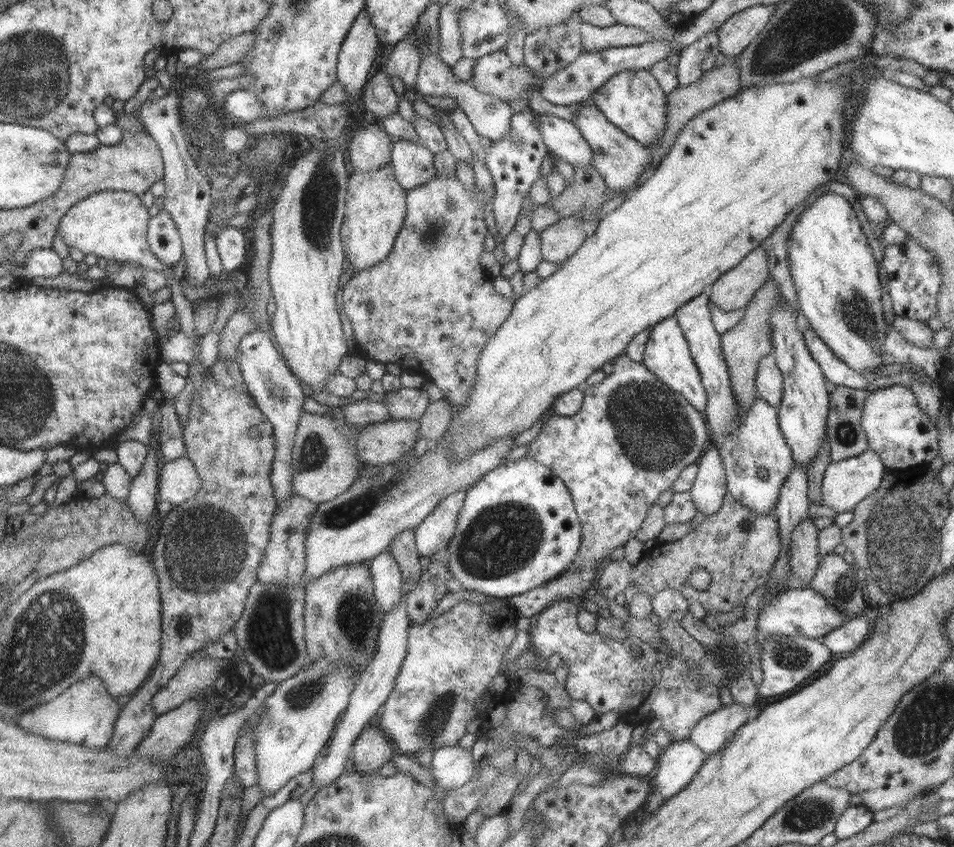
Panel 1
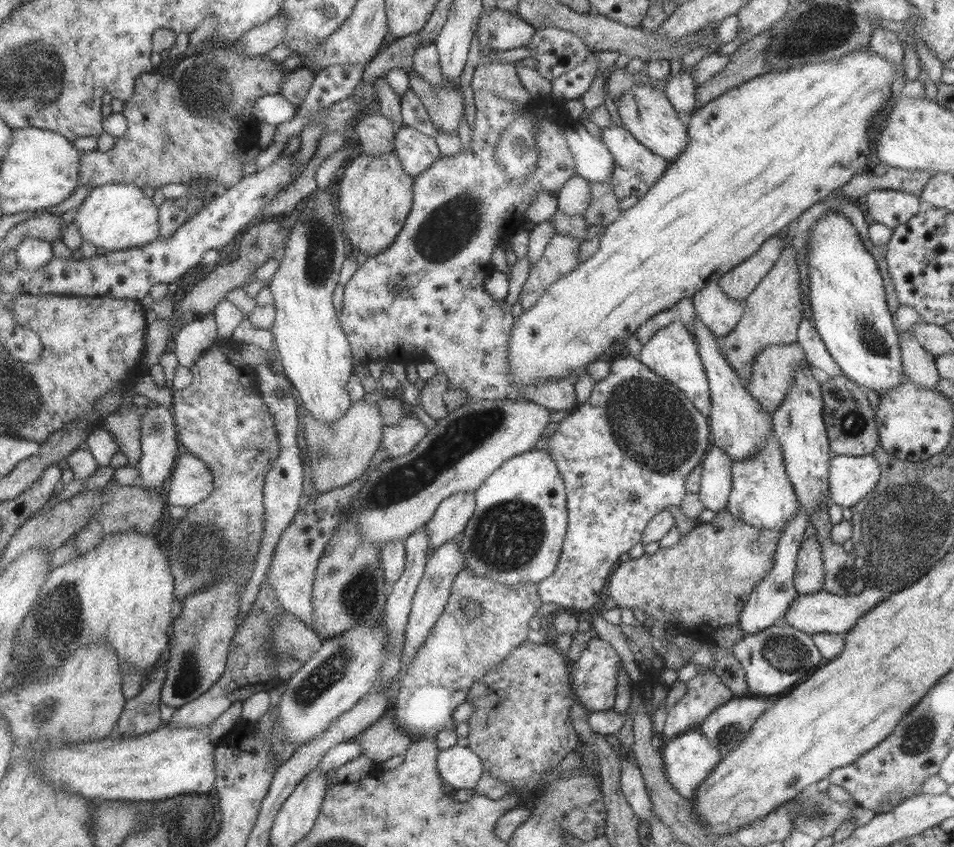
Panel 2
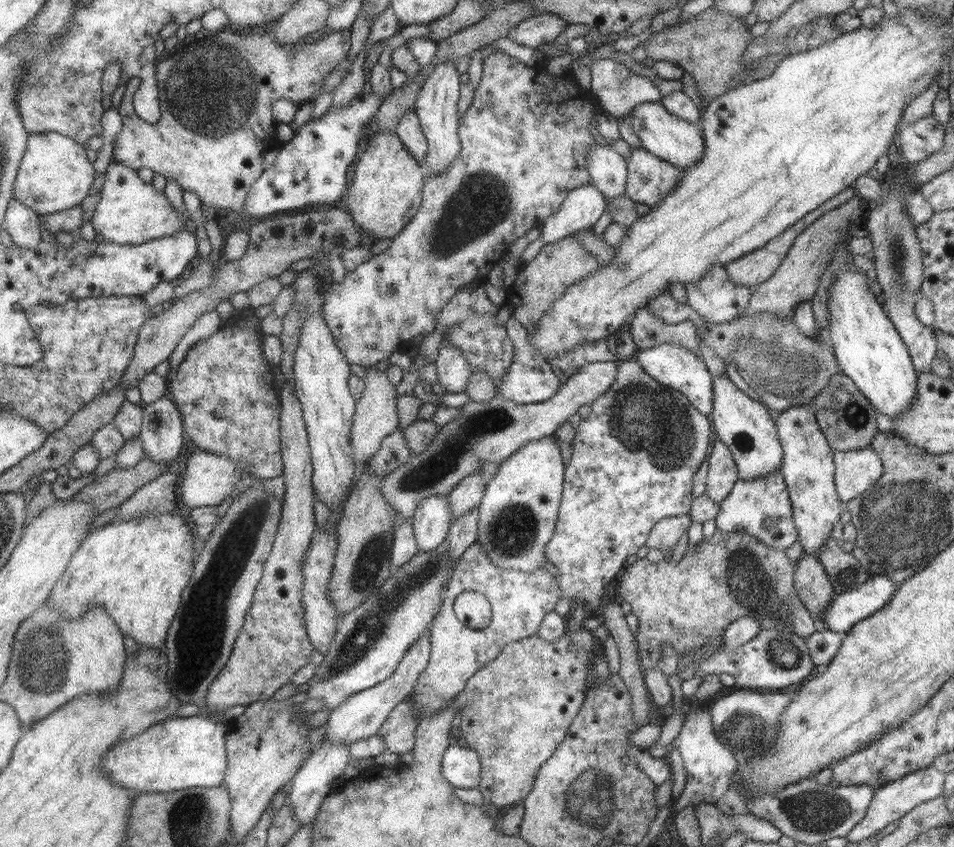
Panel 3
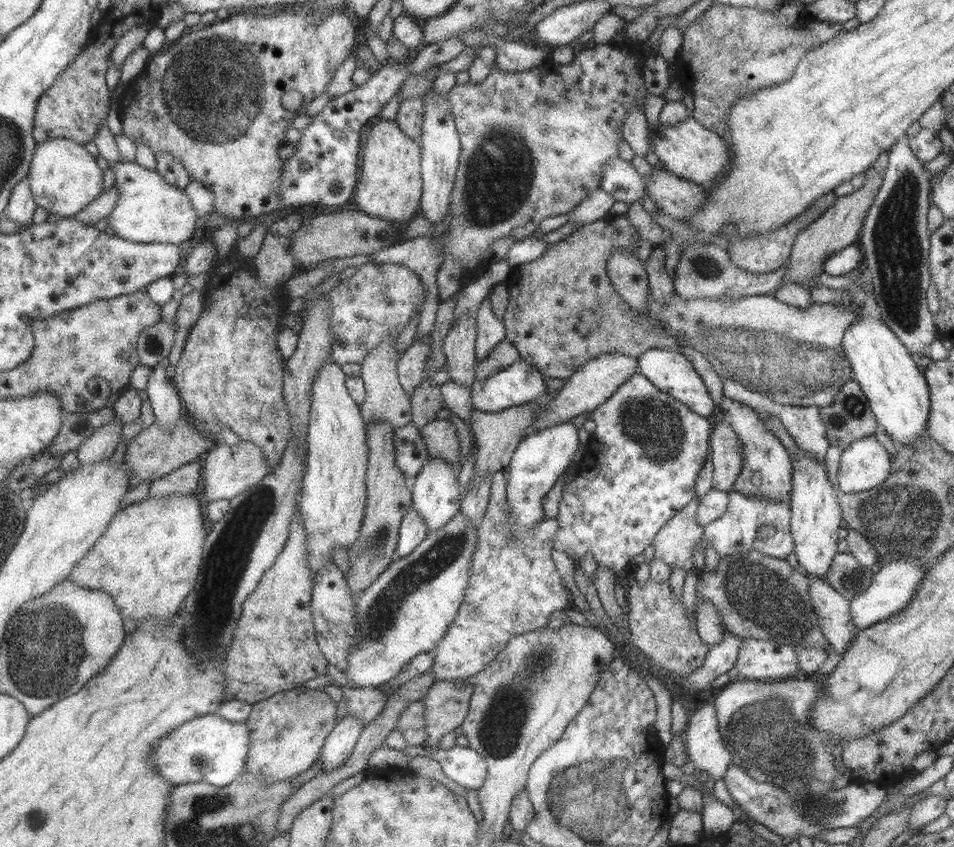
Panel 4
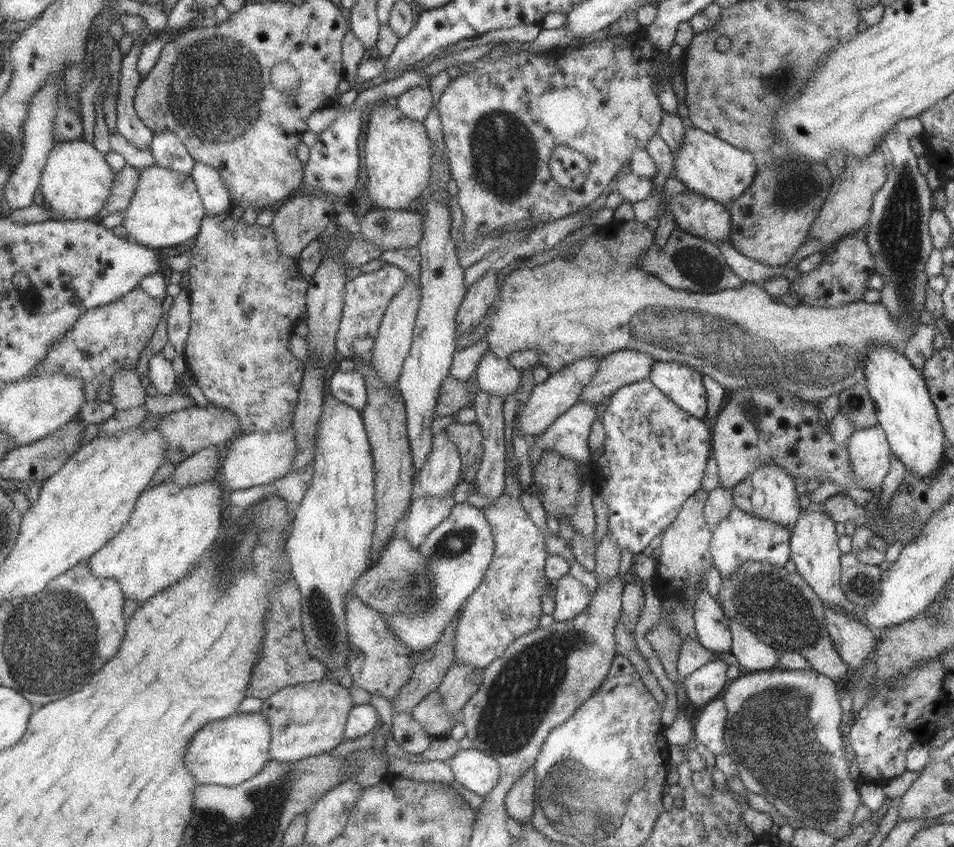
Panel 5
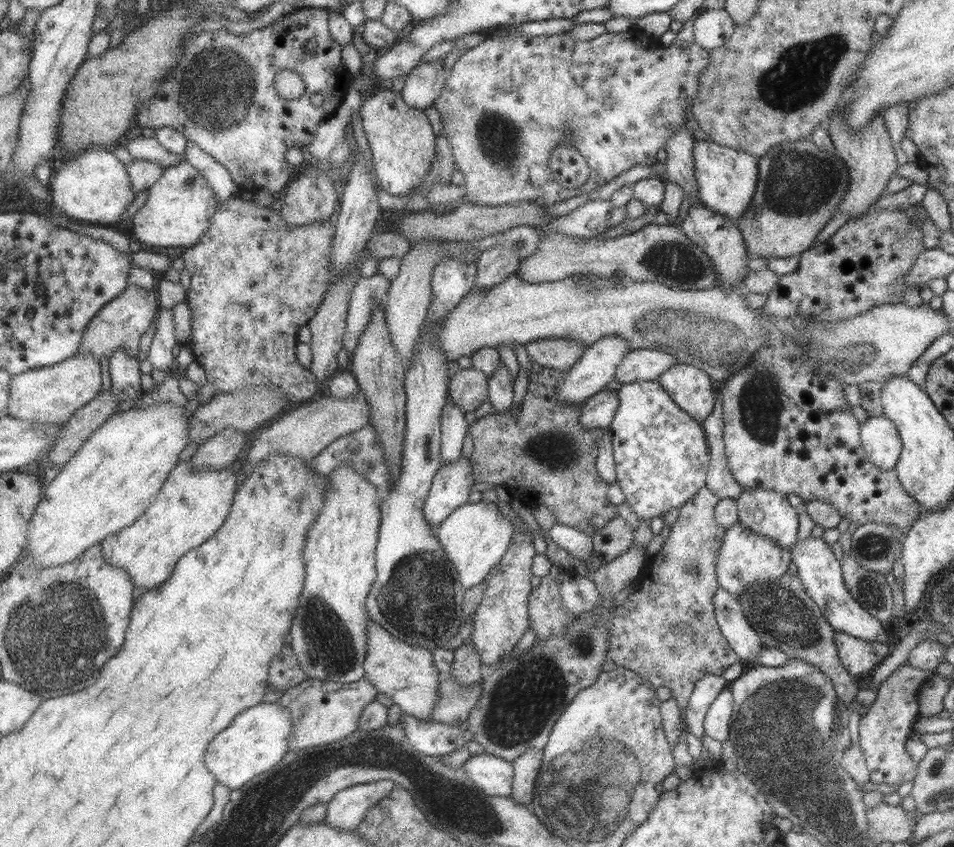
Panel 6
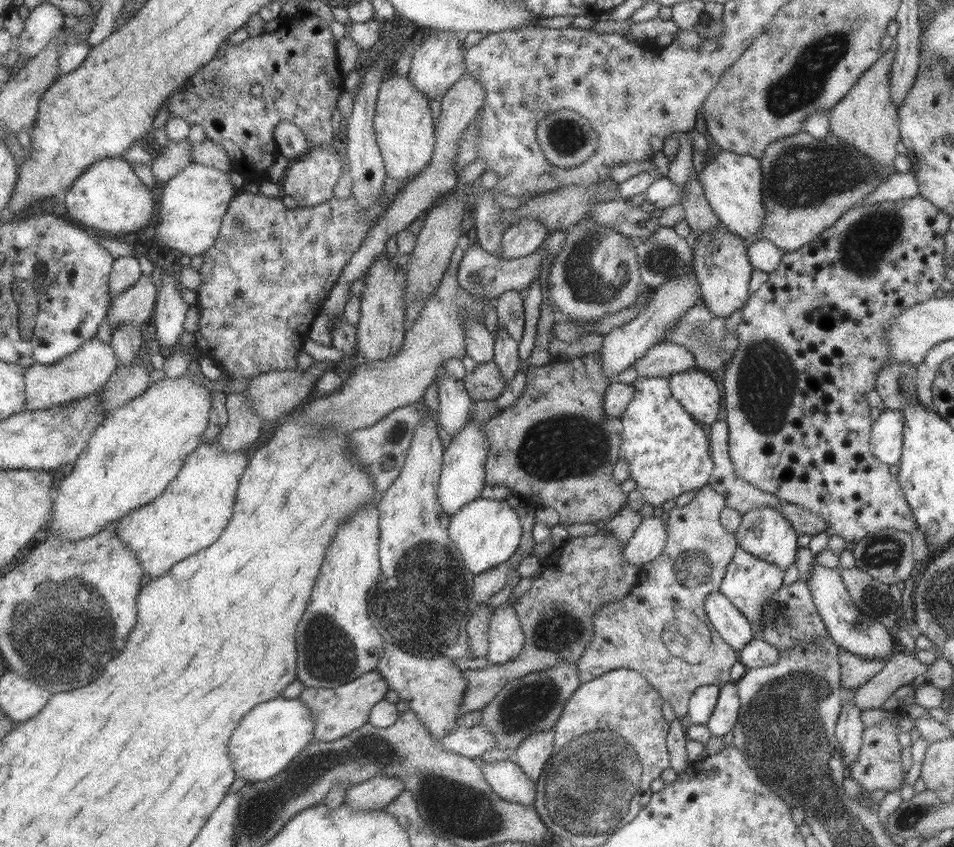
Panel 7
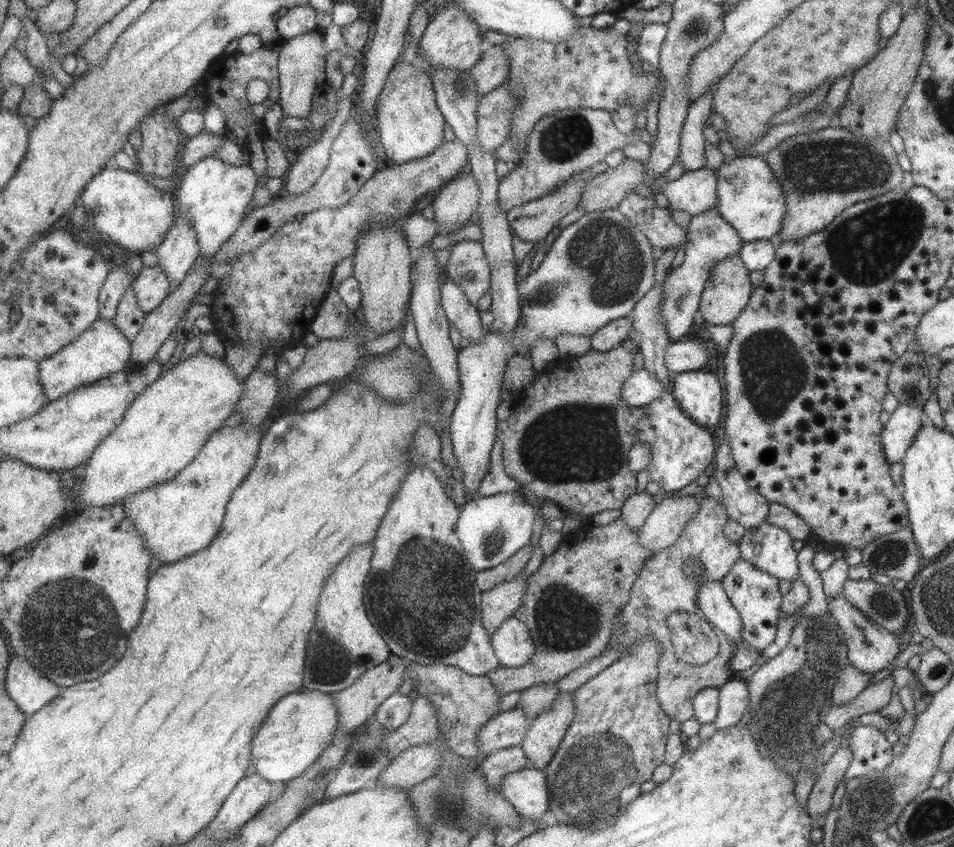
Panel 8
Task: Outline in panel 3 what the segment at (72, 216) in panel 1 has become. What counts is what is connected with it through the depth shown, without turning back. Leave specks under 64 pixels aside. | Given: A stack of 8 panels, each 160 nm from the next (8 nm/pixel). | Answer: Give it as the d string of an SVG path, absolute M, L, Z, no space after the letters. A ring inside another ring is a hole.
M114 156L111 158L112 163L105 174L105 183L103 184L102 193L104 197L99 201L92 218L93 228L97 234L101 234L107 241L135 245L171 236L180 230L185 230L186 218L174 207L165 192L159 192L152 183L145 182L134 168L119 161L113 161Z

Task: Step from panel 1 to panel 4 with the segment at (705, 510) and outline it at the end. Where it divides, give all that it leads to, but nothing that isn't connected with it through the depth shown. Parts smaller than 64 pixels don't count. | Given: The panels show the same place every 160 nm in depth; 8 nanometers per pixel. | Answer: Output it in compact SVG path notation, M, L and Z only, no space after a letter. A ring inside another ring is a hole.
M721 420L711 429L709 460L712 465L712 487L728 493L741 471L742 442L727 422Z

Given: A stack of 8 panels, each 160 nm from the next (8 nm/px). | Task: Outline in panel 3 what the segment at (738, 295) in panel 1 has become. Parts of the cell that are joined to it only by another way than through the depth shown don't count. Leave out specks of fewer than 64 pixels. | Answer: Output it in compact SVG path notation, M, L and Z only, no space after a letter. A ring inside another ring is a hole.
M851 186L844 188L841 192L838 192L835 196L832 196L829 200L826 200L812 210L805 216L802 216L801 220L798 220L795 224L792 224L789 228L786 228L781 234L774 236L771 240L767 241L761 248L756 248L753 252L748 252L739 258L733 259L724 265L725 272L731 282L737 284L747 285L754 287L761 284L764 280L767 280L779 266L779 263L786 257L789 247L793 244L793 239L806 227L809 226L814 220L817 220L824 212L837 208L840 204L847 202L852 196L855 196L856 192Z

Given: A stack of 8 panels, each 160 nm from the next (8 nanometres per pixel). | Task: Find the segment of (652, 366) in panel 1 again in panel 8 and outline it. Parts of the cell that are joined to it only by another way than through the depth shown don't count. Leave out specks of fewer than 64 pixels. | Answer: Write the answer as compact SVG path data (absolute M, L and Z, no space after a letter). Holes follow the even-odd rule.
M688 371L672 375L672 394L680 410L693 422L713 428L723 410L721 386L713 374Z

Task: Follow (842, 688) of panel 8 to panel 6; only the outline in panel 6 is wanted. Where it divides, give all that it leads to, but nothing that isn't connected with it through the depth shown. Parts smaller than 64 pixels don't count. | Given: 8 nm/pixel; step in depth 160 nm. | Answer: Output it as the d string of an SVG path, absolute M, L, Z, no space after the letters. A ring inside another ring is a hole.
M835 632L833 640L843 668L856 679L865 679L891 651L886 642L865 642L842 632Z

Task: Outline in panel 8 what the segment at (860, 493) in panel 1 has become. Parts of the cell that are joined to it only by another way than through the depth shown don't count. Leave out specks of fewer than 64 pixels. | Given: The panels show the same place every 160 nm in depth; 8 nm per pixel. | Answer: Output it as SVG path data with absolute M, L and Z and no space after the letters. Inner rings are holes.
M899 403L885 425L882 425L880 435L885 462L901 463L905 451L912 445L924 423L921 406Z

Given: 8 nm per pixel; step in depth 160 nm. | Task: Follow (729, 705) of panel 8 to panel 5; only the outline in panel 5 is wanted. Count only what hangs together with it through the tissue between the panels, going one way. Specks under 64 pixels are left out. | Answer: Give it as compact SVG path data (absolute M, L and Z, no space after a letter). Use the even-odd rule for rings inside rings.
M715 697L704 705L693 724L694 738L713 756L725 748L723 733L727 709L722 698Z

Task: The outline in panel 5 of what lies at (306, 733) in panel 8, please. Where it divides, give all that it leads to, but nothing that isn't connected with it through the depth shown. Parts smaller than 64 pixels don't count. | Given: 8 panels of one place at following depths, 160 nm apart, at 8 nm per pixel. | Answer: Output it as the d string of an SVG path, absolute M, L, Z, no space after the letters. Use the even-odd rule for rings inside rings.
M237 713L207 724L187 754L187 766L191 768L199 785L221 785L235 788L257 776L270 762L272 726L258 713Z

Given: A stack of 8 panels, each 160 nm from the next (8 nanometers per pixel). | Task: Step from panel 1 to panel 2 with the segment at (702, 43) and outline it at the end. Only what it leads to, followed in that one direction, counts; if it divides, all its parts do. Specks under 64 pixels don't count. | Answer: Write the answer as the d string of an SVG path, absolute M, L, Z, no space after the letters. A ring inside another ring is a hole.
M689 66L671 76L663 90L674 111L684 119L694 111L696 96L693 86L692 66Z

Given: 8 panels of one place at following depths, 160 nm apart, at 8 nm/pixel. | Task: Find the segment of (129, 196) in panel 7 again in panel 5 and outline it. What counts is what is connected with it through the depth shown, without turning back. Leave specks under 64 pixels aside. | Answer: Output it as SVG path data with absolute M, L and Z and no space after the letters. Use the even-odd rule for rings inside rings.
M86 141L57 142L51 151L42 176L43 198L68 219L94 220L108 205L112 185L116 179L106 154L101 154L93 144Z

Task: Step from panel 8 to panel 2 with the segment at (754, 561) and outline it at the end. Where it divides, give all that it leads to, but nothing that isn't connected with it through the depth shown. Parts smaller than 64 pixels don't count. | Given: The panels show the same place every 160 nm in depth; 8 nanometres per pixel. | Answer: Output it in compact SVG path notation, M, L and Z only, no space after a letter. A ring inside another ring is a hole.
M694 318L691 334L693 342L697 346L703 372L705 372L705 377L708 380L710 398L708 425L711 444L723 450L733 463L752 456L766 443L766 438L772 430L772 416L759 406L757 400L753 400L749 395L745 382L737 376L733 368L722 358L722 348L718 348L716 345L716 337L698 318Z

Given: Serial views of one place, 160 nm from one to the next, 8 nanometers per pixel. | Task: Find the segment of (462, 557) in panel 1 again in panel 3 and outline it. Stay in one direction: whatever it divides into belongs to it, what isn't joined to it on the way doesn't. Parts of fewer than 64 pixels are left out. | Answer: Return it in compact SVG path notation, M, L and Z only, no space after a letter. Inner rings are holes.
M553 434L519 447L513 455L500 462L499 470L488 483L488 490L480 504L476 547L485 549L490 554L492 563L499 568L510 568L526 573L535 569L543 569L551 574L556 572L556 566L551 564L545 555L546 544L554 532L564 478L563 460L559 455L559 444L555 440Z

